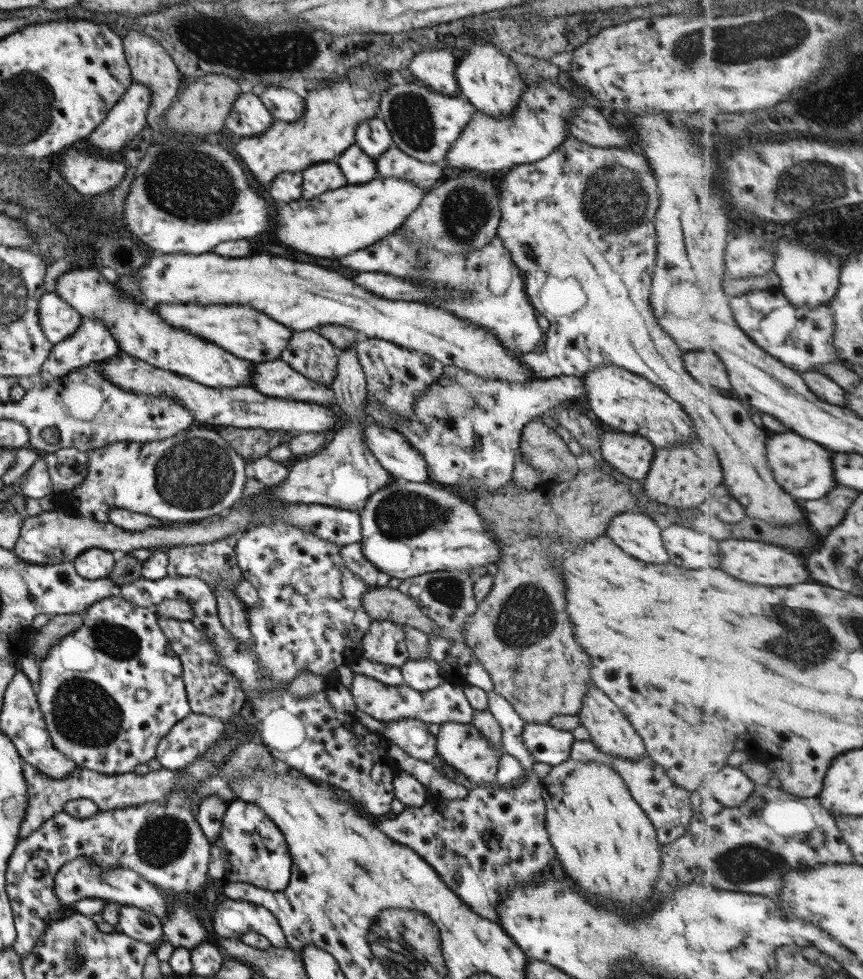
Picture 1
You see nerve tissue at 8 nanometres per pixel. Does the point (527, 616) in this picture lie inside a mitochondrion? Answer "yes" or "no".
yes

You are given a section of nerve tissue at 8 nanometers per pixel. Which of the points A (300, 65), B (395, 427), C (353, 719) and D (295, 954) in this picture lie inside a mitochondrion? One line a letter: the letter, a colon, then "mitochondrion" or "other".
A: mitochondrion
B: other
C: other
D: other

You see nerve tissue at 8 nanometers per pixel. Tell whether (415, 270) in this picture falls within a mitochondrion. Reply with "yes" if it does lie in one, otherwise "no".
yes

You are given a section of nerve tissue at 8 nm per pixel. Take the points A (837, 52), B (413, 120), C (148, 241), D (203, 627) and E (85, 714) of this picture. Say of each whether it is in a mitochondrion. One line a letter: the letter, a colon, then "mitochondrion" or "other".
A: other
B: mitochondrion
C: other
D: other
E: mitochondrion

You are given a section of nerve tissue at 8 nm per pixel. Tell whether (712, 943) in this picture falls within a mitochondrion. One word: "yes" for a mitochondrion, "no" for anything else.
no

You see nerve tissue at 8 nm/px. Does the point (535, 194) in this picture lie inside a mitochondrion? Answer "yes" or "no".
no

